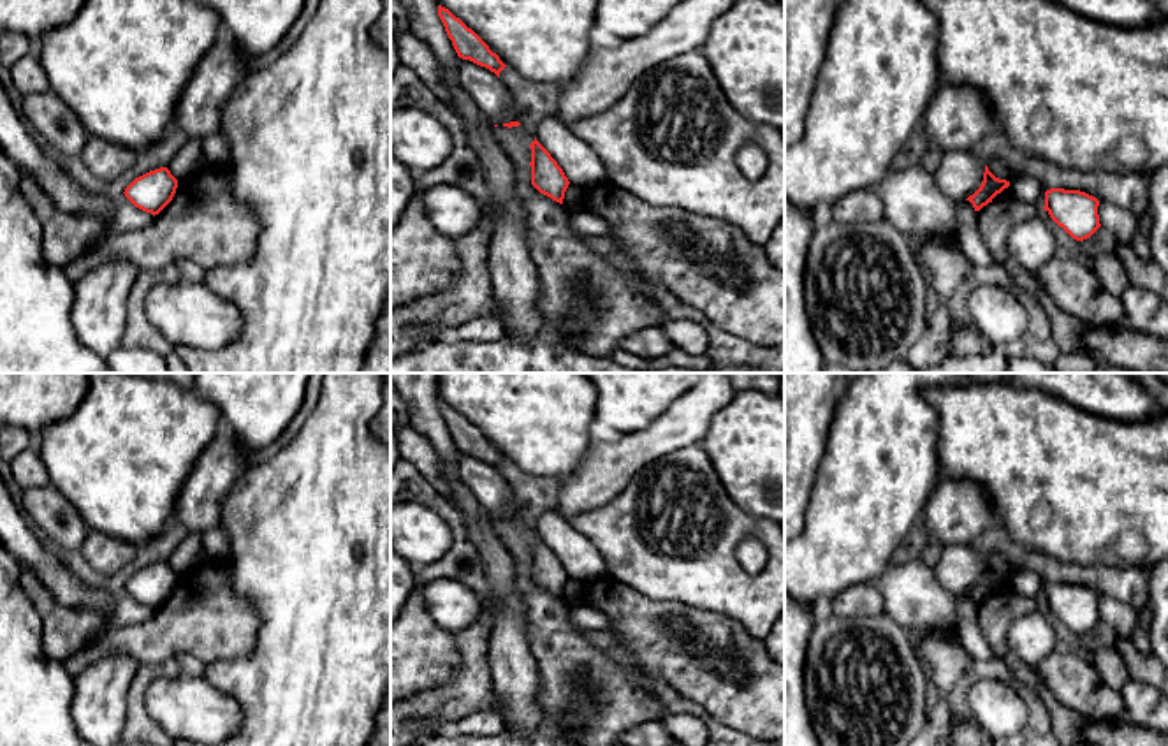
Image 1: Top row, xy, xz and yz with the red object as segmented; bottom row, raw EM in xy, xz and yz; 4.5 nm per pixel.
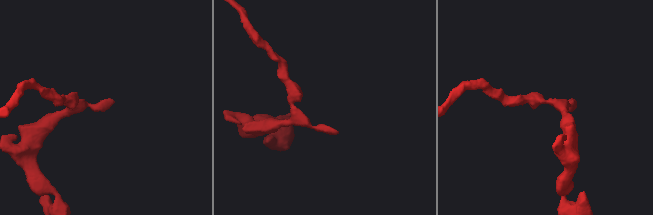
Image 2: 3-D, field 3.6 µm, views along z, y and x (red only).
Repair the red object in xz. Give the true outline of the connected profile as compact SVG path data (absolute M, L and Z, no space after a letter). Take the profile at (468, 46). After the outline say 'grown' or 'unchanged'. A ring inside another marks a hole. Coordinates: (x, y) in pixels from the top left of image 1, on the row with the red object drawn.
M438 5L438 16L457 56L485 67L500 77L500 72L507 67L500 56L493 53L489 46L449 9Z; unchanged

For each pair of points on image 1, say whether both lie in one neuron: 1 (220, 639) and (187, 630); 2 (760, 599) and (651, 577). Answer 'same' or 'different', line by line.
1: same
2: same

